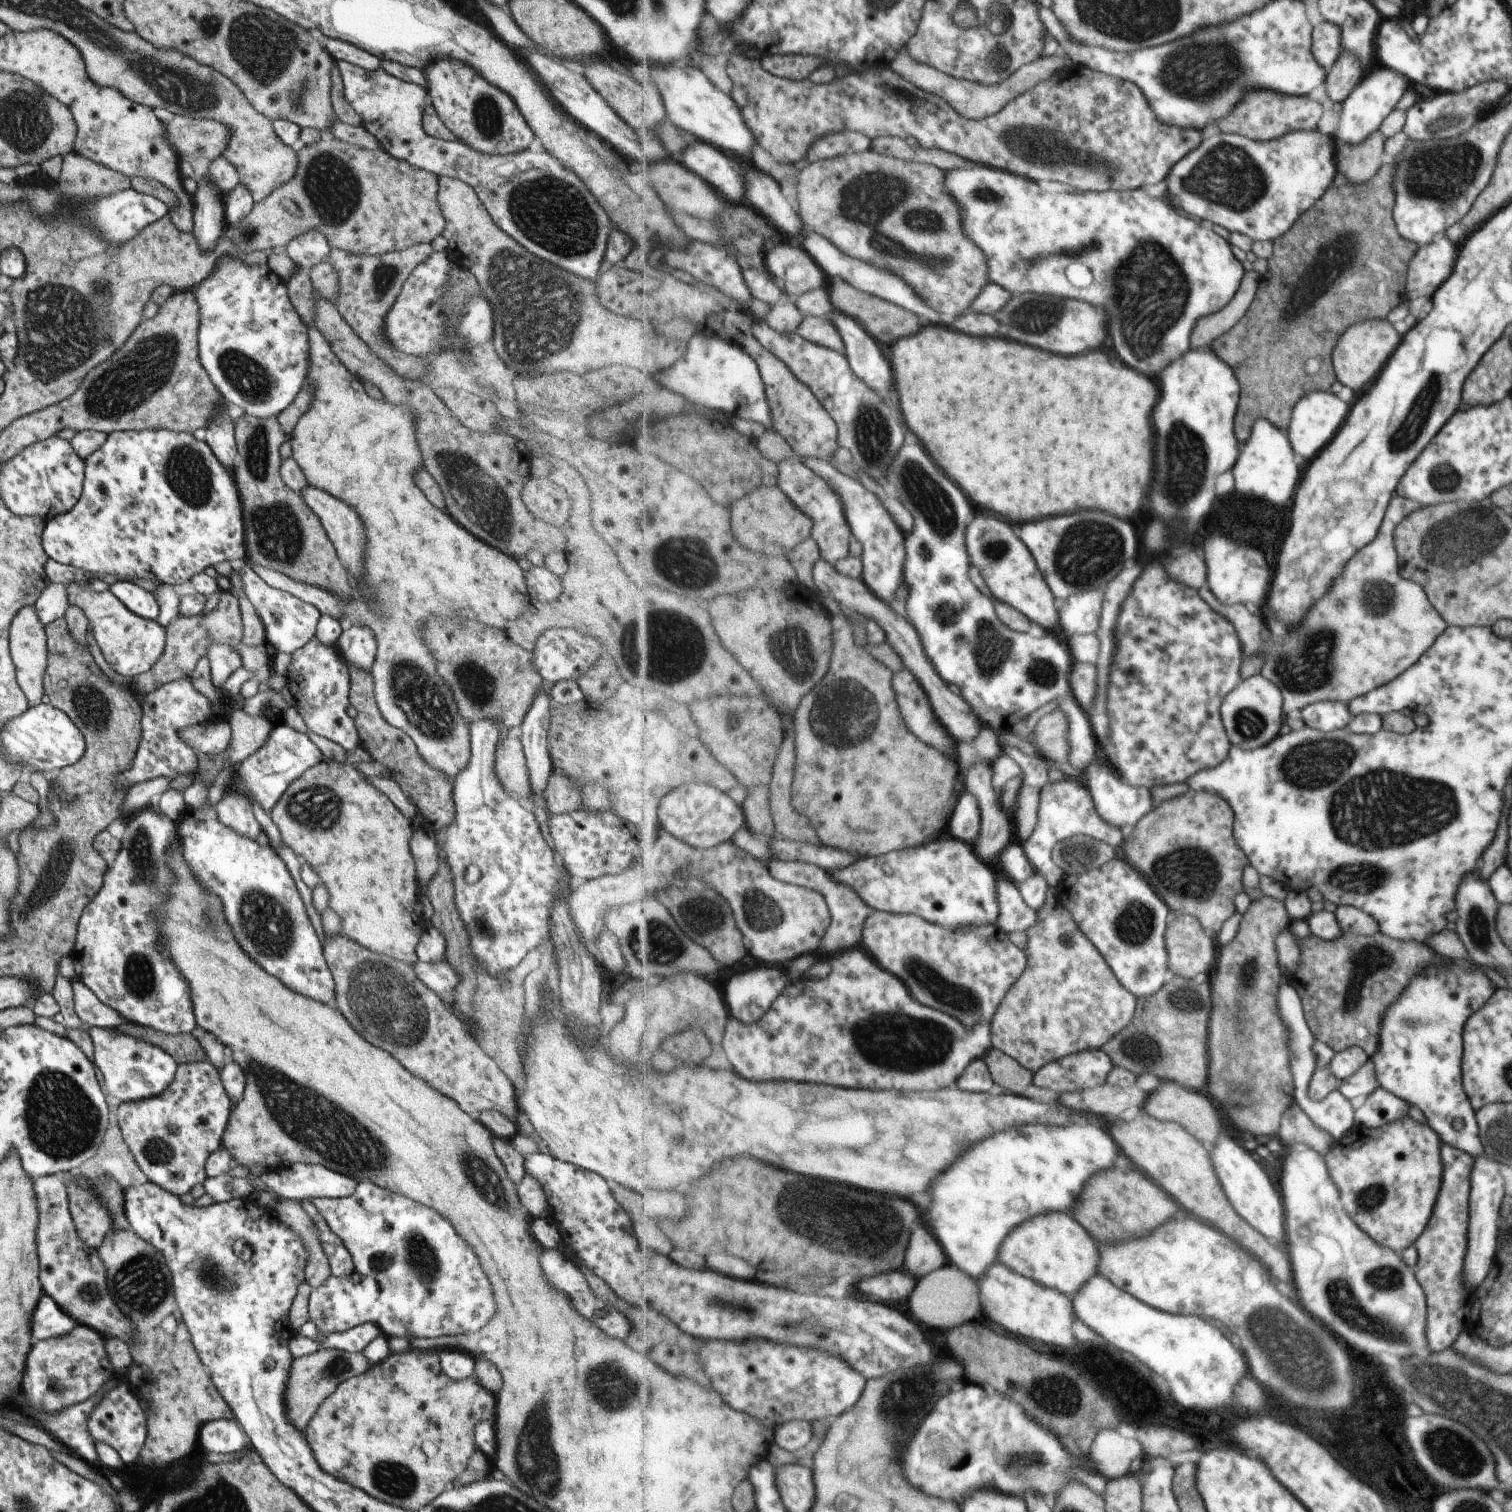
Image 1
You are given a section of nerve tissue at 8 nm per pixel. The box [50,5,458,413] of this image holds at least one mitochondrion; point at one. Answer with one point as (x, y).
(264, 48)

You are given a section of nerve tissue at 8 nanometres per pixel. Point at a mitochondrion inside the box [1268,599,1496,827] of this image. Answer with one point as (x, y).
(1306, 666)

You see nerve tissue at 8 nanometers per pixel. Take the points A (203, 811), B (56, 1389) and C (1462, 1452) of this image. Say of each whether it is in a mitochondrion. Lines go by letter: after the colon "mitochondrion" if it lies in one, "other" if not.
A: other
B: mitochondrion
C: mitochondrion

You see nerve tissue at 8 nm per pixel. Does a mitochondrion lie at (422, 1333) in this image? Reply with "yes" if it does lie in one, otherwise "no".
no

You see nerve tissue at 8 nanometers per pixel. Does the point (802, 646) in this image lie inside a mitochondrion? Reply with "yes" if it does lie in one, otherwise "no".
yes

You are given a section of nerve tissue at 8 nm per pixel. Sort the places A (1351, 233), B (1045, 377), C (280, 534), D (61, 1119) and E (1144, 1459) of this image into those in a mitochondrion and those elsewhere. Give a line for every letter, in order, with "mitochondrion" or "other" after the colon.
A: mitochondrion
B: other
C: mitochondrion
D: mitochondrion
E: other

